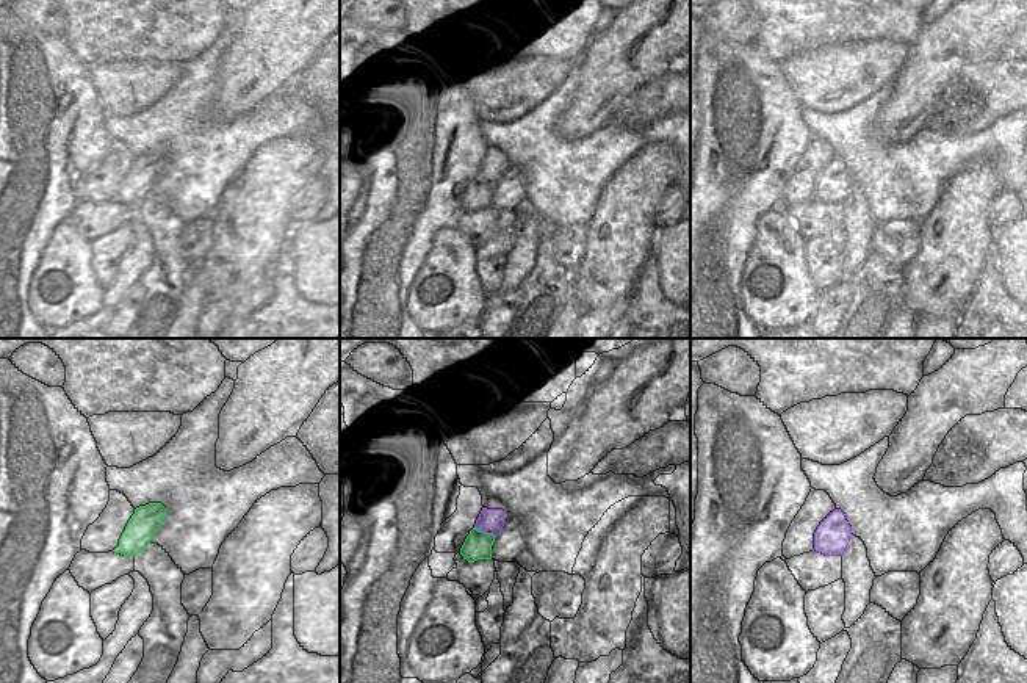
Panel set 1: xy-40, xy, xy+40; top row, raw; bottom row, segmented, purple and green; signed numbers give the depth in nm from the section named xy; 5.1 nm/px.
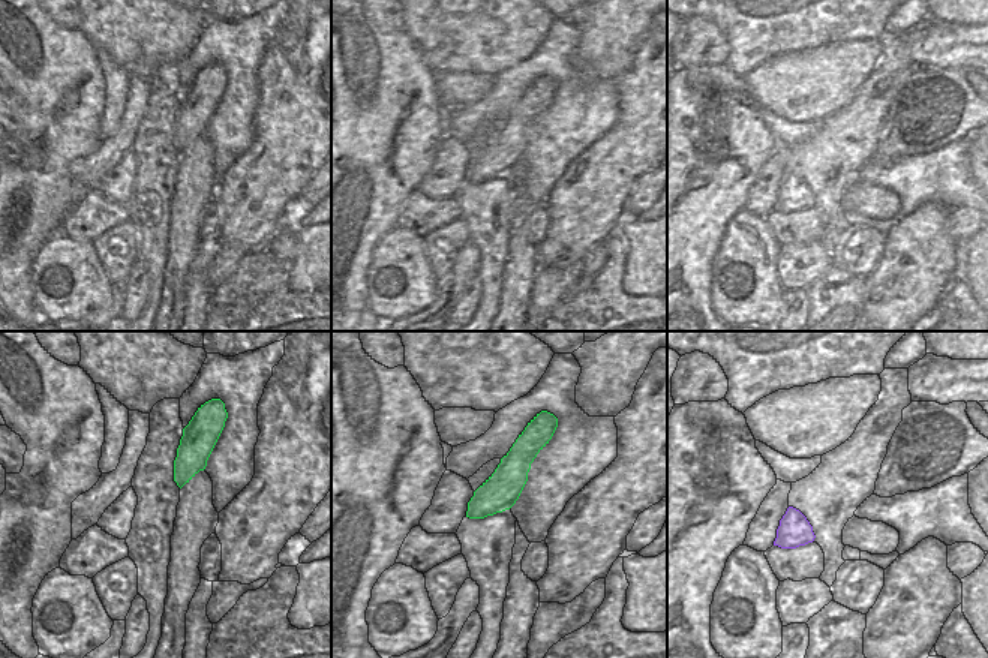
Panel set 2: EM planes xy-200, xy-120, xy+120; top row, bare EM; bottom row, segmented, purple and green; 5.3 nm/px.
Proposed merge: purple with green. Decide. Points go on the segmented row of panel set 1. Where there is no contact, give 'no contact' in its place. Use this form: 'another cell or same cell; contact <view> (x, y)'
same cell; contact xy (484, 531)

